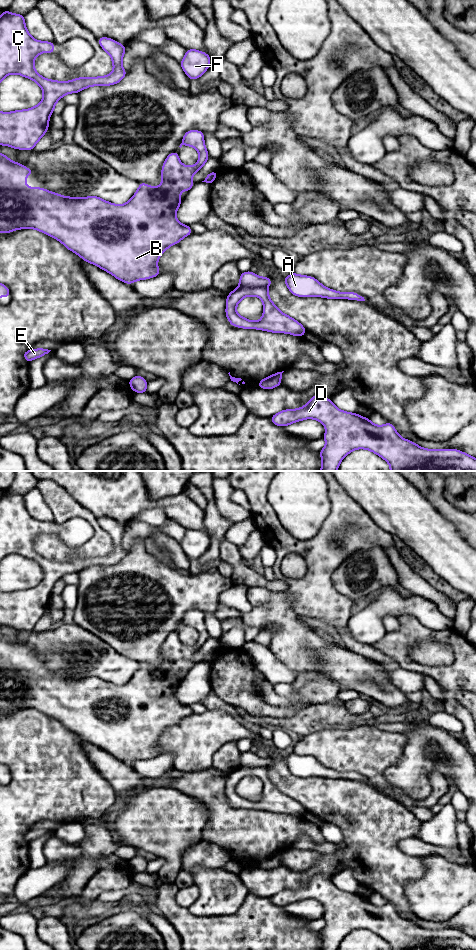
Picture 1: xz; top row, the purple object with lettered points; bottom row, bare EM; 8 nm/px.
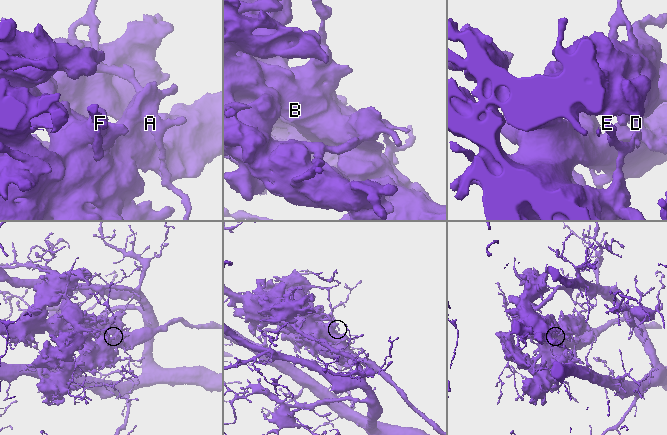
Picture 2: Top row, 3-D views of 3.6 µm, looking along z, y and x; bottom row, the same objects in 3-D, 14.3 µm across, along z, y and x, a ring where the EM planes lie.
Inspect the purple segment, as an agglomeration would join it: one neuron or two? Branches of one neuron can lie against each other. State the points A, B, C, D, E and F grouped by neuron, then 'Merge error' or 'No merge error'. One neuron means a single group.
Groups: A F / B C D E. Merge error

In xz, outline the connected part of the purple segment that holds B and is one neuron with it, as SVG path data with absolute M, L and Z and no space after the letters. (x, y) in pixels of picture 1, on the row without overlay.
M187 611L179 627L183 625L194 627L198 631L198 642L186 646L181 643L176 631L170 633L162 646L162 663L152 667L140 662L138 670L123 685L110 683L98 676L67 677L45 668L29 668L26 656L34 652L0 633L0 713L36 709L57 719L84 741L98 746L127 764L156 757L161 754L158 750L158 738L171 725L178 724L193 713L190 706L176 699L176 692L182 682L180 673L191 670L195 665L192 662L193 655L209 639L204 612Z

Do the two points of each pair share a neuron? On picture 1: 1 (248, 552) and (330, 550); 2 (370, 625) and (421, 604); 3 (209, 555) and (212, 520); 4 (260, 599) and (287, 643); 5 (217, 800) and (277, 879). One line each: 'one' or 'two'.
1: two
2: one
3: one
4: two
5: two

